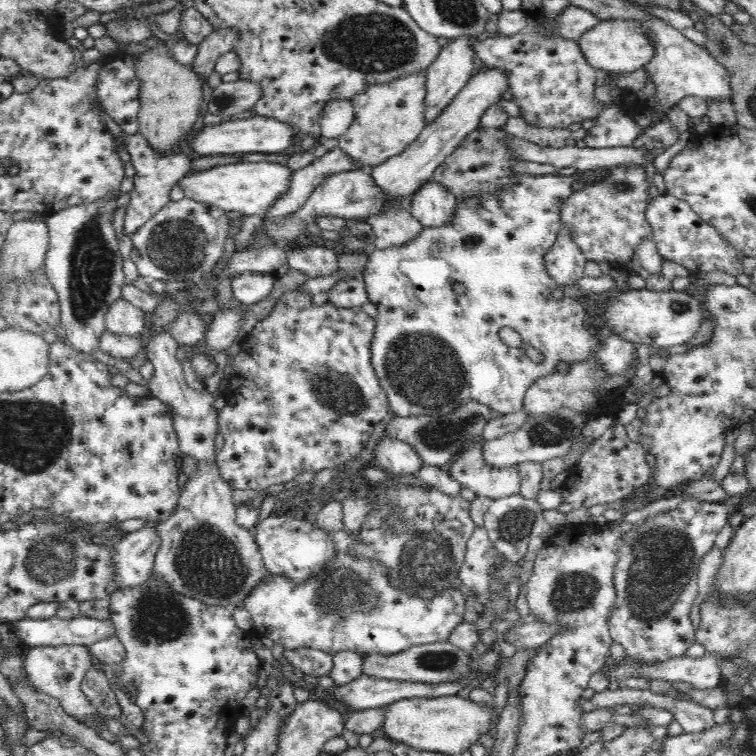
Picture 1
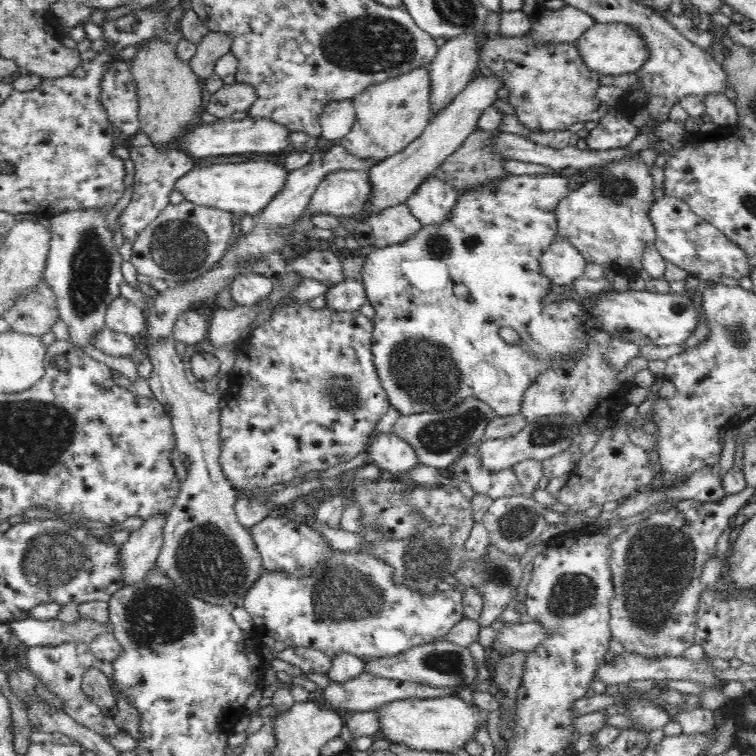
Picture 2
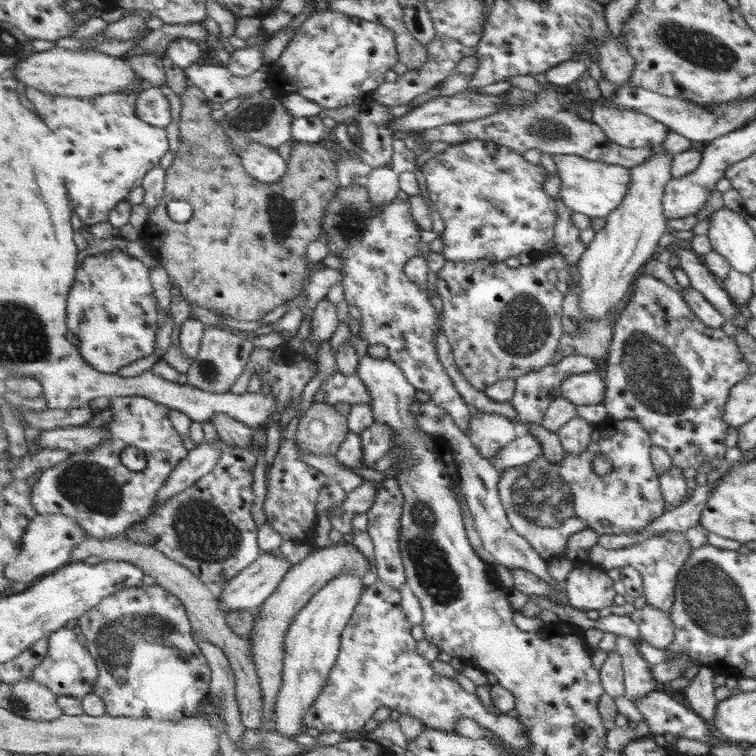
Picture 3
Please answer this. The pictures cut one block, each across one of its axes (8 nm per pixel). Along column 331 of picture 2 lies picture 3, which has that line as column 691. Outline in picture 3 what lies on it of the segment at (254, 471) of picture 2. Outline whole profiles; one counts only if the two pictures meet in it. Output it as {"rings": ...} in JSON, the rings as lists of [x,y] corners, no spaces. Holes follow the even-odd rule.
{"rings":[[[639,274],[633,282],[629,306],[611,320],[611,342],[601,376],[605,382],[603,408],[611,420],[635,420],[647,430],[651,446],[659,446],[671,458],[671,466],[685,470],[703,470],[705,464],[719,464],[727,450],[725,436],[729,424],[723,420],[727,398],[733,386],[749,376],[743,350],[723,330],[711,330],[693,314],[683,296],[661,280]]]}

